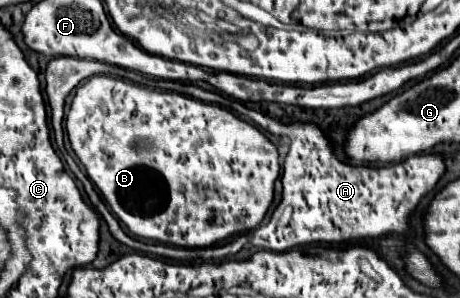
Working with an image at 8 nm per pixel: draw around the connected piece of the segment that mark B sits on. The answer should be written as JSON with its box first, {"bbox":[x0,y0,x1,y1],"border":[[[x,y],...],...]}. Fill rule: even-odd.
{"bbox":[66,76,280,248],"border":[[[92,76],[84,84],[78,86],[78,90],[74,94],[74,100],[72,100],[72,106],[70,106],[70,112],[68,112],[68,118],[66,118],[66,132],[68,132],[68,140],[70,140],[70,146],[72,146],[74,154],[78,156],[82,166],[86,168],[88,178],[94,182],[98,192],[104,196],[104,200],[108,202],[108,206],[112,208],[116,218],[134,236],[144,238],[144,240],[162,242],[162,244],[168,244],[168,246],[208,248],[208,246],[214,246],[220,240],[226,240],[226,238],[232,238],[236,234],[244,234],[244,232],[256,228],[262,222],[264,214],[268,212],[268,208],[272,204],[274,182],[280,176],[276,146],[254,124],[240,120],[236,114],[232,114],[230,110],[226,110],[222,106],[200,102],[200,100],[194,100],[190,96],[176,94],[176,92],[148,90],[148,88],[136,86],[132,82],[118,80],[118,78],[112,78],[112,76]]]}

